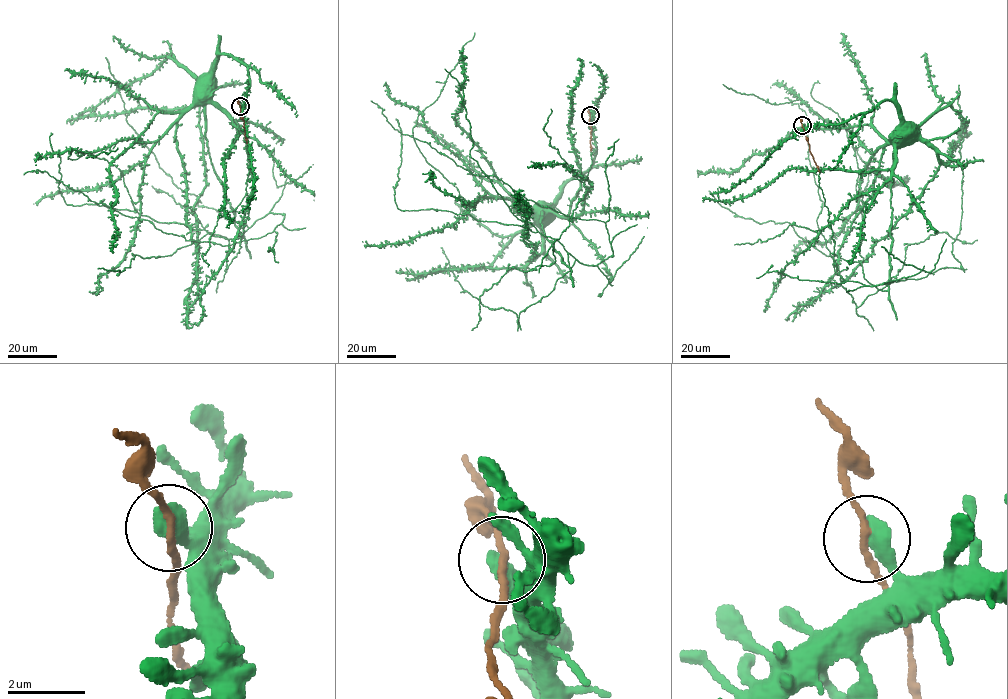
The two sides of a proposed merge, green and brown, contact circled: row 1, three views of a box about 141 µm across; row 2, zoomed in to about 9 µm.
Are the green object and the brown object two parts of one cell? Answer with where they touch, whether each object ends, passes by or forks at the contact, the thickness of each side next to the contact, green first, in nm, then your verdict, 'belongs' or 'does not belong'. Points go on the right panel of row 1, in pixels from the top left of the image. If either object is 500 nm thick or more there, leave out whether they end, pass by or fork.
at (802, 125); 550 nm thick on the green side, 150 nm on the other; belongs

